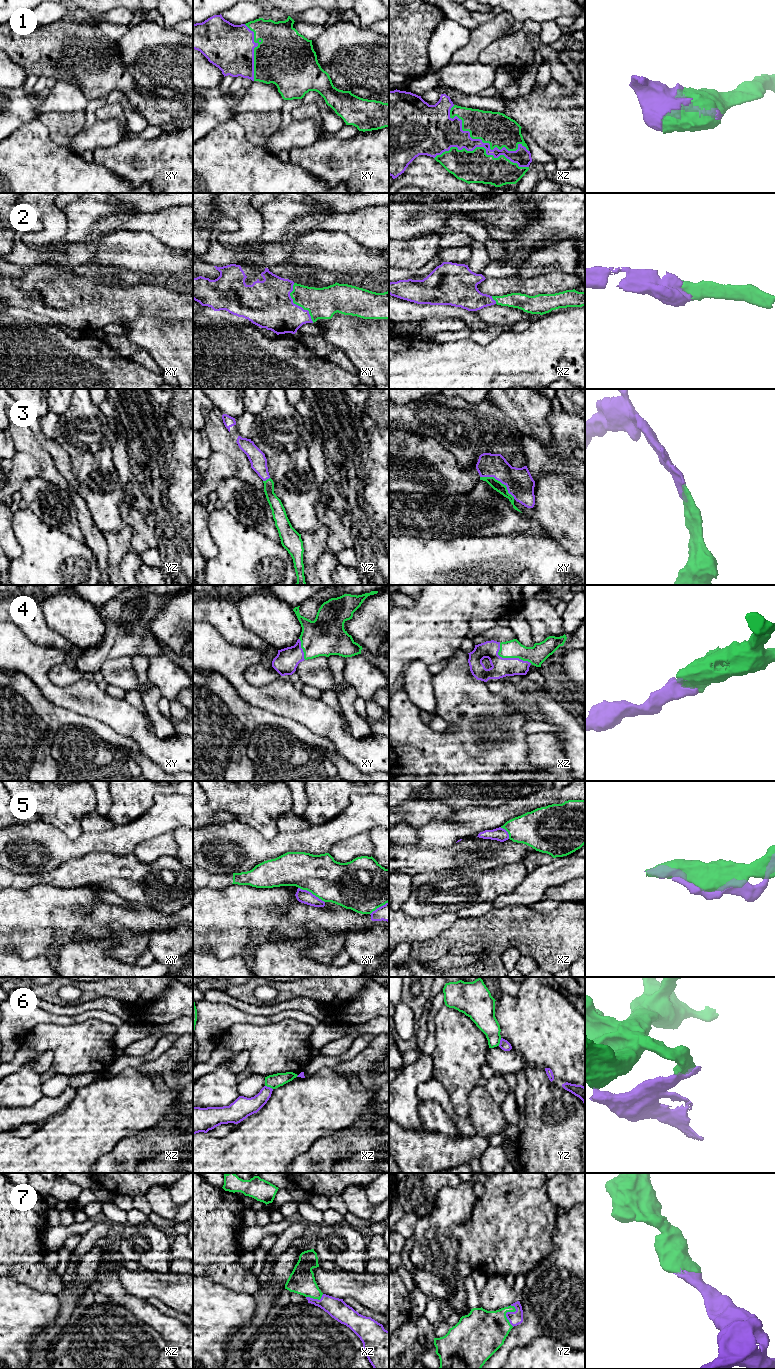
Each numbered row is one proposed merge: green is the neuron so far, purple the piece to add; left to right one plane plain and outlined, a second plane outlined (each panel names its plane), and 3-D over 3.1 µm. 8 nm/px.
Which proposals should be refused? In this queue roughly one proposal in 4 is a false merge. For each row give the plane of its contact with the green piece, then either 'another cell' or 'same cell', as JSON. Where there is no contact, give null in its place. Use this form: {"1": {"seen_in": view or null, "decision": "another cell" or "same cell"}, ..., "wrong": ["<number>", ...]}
{"1": {"seen_in": "xz", "decision": "same cell"}, "2": {"seen_in": "xy", "decision": "same cell"}, "3": {"seen_in": "xy", "decision": "same cell"}, "4": {"seen_in": "xz", "decision": "same cell"}, "5": {"seen_in": "xy", "decision": "another cell"}, "6": {"seen_in": "xz", "decision": "another cell"}, "7": {"seen_in": "yz", "decision": "same cell"}, "wrong": ["5", "6"]}

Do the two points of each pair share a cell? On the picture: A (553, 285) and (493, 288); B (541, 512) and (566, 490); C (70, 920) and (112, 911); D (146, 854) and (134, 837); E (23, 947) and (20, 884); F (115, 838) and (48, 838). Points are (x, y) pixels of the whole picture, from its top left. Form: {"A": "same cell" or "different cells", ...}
{"A": "same cell", "B": "same cell", "C": "same cell", "D": "different cells", "E": "different cells", "F": "same cell"}

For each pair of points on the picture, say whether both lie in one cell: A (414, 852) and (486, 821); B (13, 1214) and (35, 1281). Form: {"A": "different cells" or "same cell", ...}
{"A": "different cells", "B": "same cell"}

